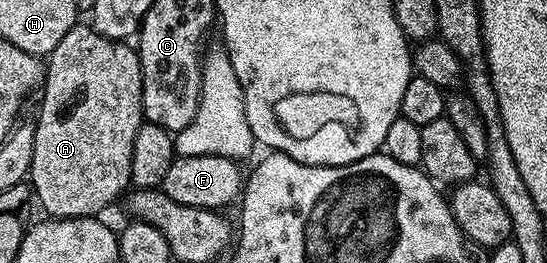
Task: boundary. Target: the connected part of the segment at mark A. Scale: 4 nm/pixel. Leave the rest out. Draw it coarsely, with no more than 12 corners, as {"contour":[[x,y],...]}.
{"contour":[[94,25],[45,62],[29,182],[95,216],[131,182],[134,45]]}

